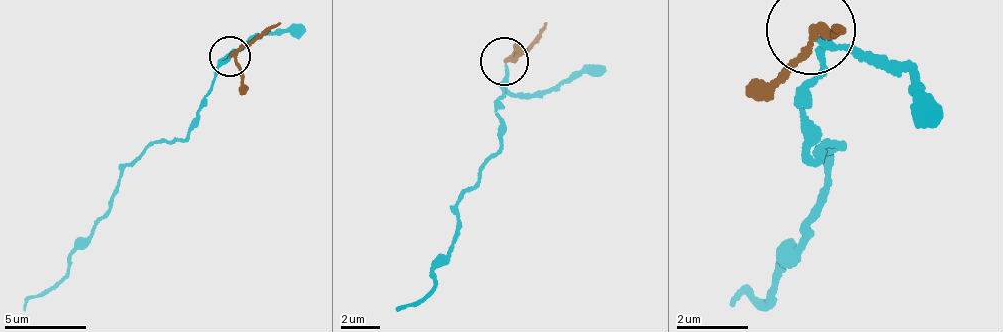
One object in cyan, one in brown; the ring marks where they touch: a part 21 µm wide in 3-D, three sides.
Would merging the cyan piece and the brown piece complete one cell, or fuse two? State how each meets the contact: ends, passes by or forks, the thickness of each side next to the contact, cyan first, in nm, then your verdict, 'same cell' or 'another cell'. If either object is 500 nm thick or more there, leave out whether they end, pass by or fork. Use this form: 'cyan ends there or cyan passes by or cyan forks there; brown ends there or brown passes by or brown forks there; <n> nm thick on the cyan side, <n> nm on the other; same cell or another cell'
cyan passes by; brown passes by; 120 nm thick on the cyan side, 170 nm on the other; same cell

